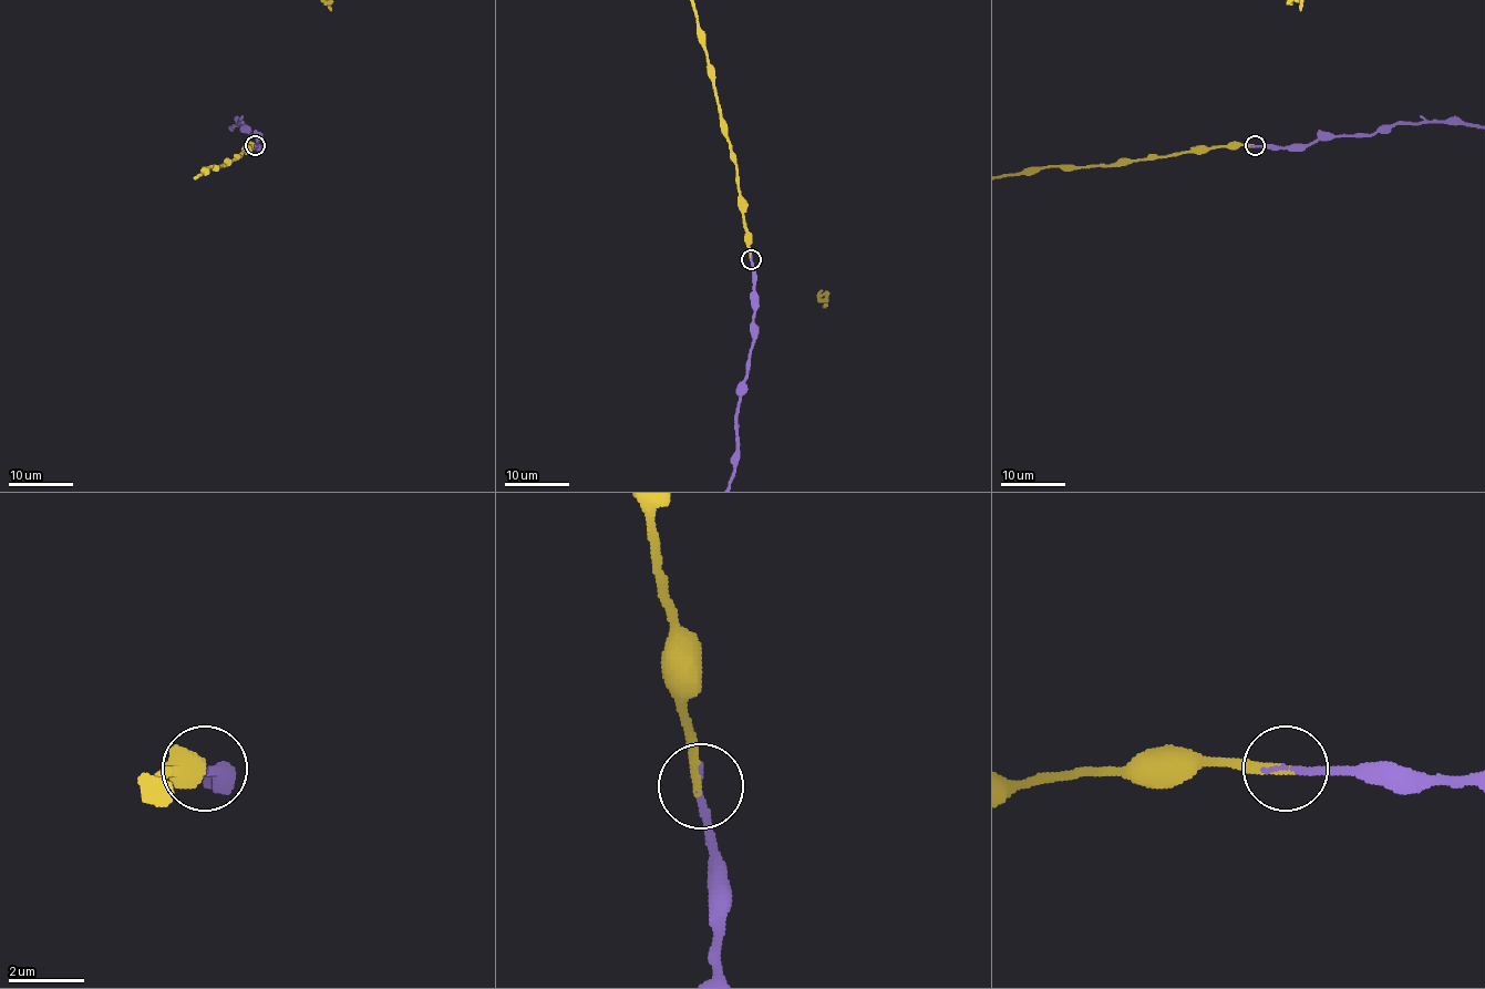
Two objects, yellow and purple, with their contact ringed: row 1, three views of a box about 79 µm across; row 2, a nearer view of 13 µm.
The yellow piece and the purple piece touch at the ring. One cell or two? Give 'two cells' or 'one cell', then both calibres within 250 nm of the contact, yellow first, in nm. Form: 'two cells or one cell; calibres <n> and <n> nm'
one cell; calibres 240 and 180 nm

